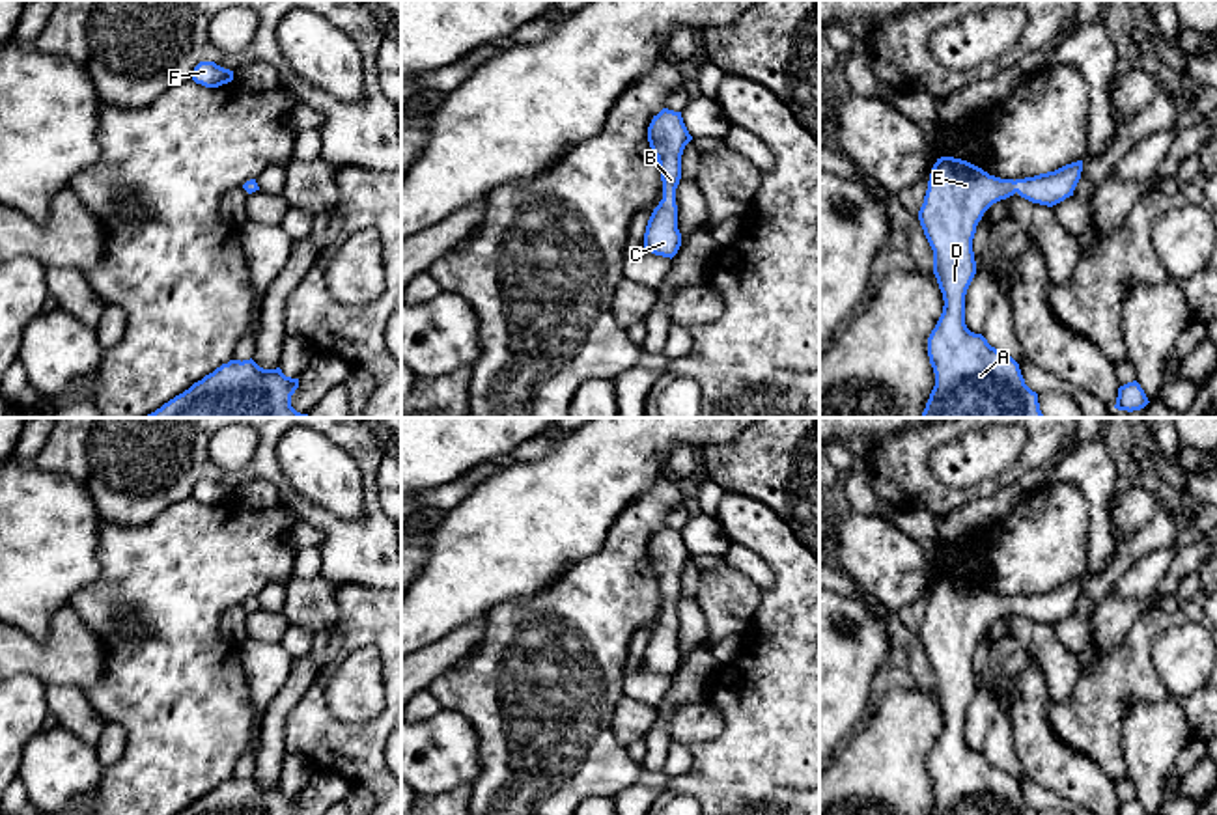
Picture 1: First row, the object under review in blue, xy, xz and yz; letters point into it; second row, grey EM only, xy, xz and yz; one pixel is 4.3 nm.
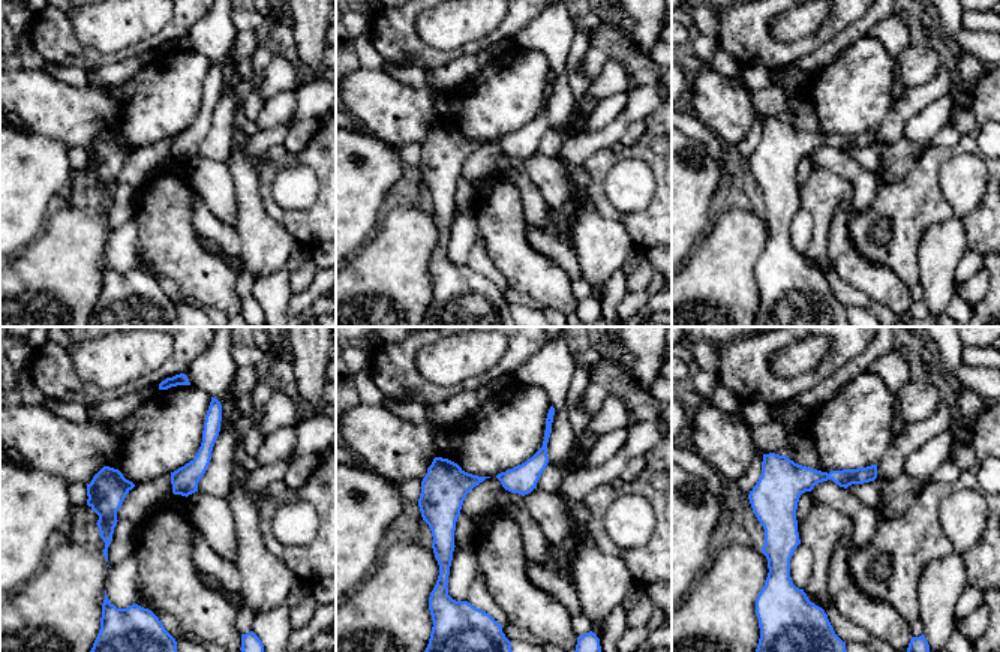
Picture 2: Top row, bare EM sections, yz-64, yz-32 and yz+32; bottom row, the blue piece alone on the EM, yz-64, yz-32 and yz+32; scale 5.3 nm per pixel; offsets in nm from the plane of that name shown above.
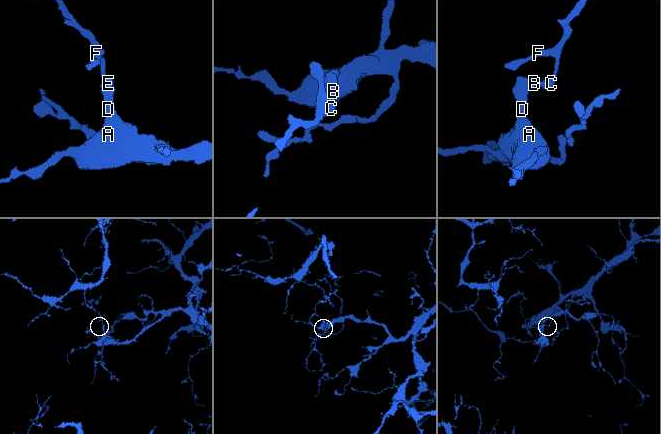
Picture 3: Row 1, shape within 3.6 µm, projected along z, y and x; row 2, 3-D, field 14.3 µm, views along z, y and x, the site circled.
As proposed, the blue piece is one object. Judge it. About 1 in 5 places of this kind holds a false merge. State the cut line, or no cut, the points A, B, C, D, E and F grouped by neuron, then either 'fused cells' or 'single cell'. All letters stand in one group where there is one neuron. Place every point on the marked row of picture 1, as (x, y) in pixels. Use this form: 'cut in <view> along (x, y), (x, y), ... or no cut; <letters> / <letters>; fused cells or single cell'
no cut; A B C D E F; single cell

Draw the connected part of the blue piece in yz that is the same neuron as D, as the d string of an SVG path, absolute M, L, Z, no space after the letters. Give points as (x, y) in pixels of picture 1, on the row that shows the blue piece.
M954 157L931 168L918 220L933 250L943 313L928 338L935 373L922 418L1043 418L1019 364L965 325L965 295L976 274L972 239L984 213L1015 192L1053 207L1081 179L1083 160L1025 179L1000 179Z

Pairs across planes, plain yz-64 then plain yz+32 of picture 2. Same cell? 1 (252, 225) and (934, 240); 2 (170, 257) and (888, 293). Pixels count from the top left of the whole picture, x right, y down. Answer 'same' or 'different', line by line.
1: same
2: same

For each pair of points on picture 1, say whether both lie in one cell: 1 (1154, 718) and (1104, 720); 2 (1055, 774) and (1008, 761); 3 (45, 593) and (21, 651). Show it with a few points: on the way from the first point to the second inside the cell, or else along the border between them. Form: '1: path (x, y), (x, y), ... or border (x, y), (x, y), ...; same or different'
1: border (1161, 700), (1130, 707), (1122, 720), (1122, 763); different
2: border (1008, 722), (1012, 750), (1027, 774); different
3: border (62, 605), (45, 638), (34, 638), (19, 629); different

